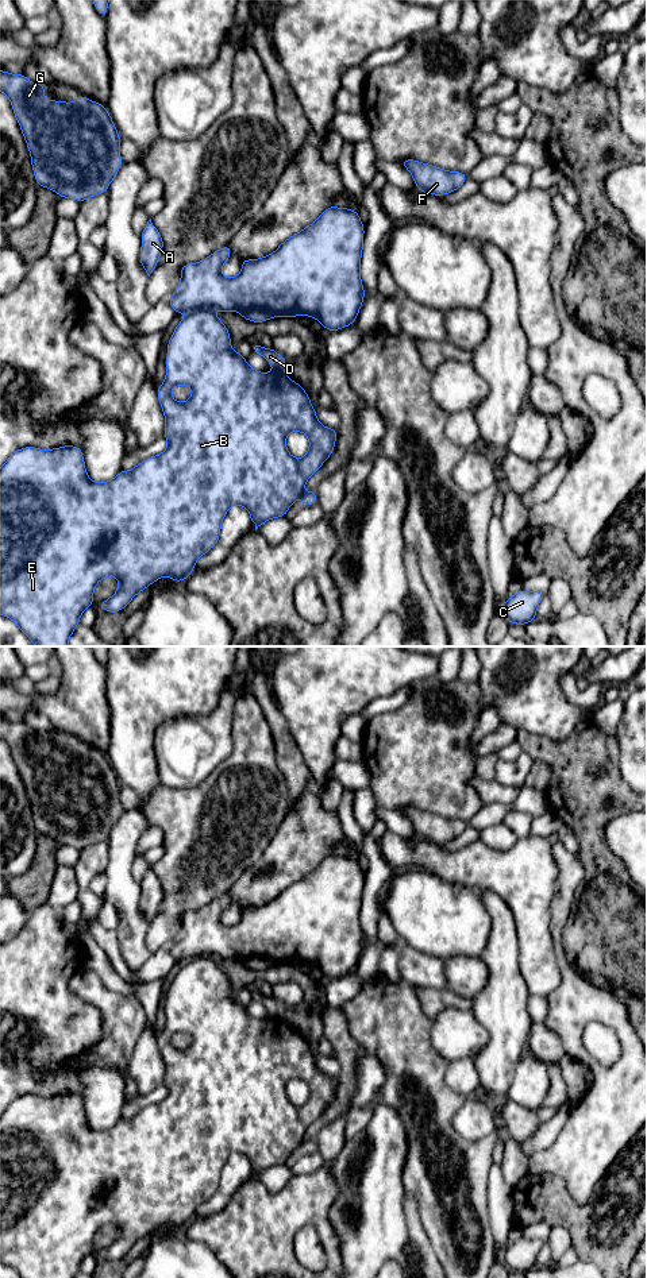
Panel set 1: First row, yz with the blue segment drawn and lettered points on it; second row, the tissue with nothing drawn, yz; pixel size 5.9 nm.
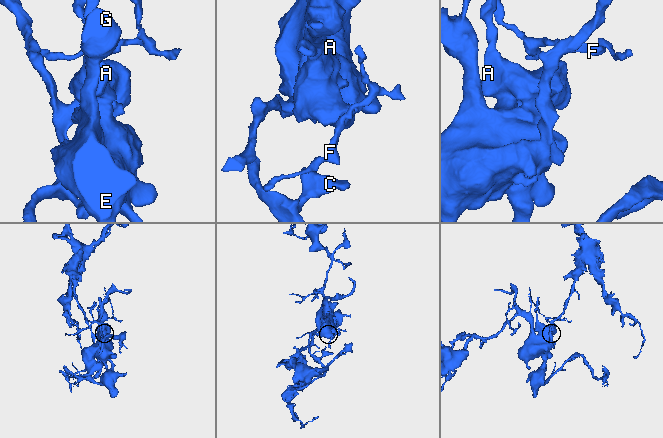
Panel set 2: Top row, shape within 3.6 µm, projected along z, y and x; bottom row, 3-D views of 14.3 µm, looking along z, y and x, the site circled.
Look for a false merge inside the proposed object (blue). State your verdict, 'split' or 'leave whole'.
split

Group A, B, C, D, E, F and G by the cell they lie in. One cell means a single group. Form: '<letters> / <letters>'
A B C E F G / D

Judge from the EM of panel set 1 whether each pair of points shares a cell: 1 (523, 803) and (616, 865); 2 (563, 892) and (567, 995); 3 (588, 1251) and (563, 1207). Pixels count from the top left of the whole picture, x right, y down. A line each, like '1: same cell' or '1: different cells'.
1: different cells
2: same cell
3: same cell

